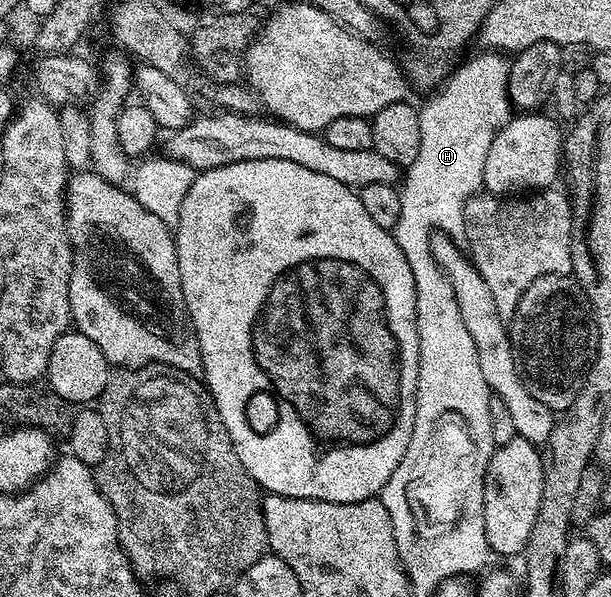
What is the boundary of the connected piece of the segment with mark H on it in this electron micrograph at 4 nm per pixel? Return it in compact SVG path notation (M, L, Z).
M485 50L484 55L476 55L473 59L468 59L456 72L449 74L435 88L434 93L424 104L419 104L418 110L420 113L420 148L418 149L418 157L414 157L414 161L406 169L406 174L403 176L402 184L399 188L400 200L402 201L402 217L398 217L398 225L395 229L396 244L402 249L402 253L406 253L406 261L410 261L410 273L414 273L414 289L416 290L416 324L418 325L418 385L416 386L416 416L414 417L414 433L410 437L410 445L408 451L410 457L404 457L403 466L409 467L412 463L412 458L420 451L420 443L424 442L424 434L428 432L428 422L437 414L444 412L445 409L454 409L461 411L464 417L468 419L468 423L472 429L472 435L477 441L490 441L494 444L494 433L492 432L492 403L490 402L490 392L486 381L482 377L482 368L478 365L478 349L474 349L474 341L470 337L470 333L466 330L466 324L462 321L462 313L458 313L458 301L454 297L454 289L450 289L450 281L444 276L434 257L432 256L432 248L430 240L433 238L434 230L432 227L437 227L435 230L440 233L452 233L452 230L463 228L464 226L464 206L470 195L477 194L484 186L484 162L486 161L486 153L490 149L490 141L494 141L496 132L508 122L513 114L514 107L509 102L508 98L508 68L509 60L503 54Z

